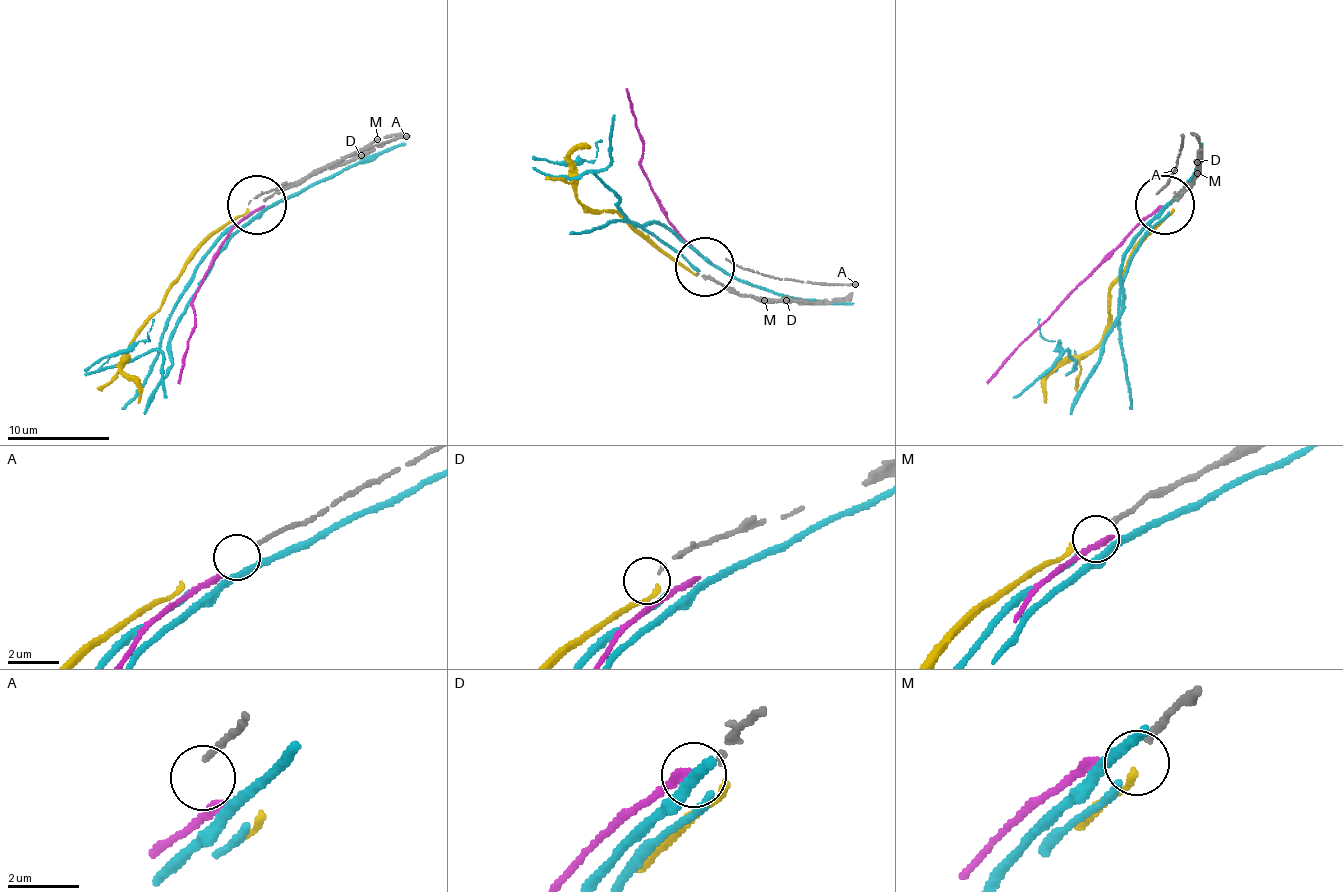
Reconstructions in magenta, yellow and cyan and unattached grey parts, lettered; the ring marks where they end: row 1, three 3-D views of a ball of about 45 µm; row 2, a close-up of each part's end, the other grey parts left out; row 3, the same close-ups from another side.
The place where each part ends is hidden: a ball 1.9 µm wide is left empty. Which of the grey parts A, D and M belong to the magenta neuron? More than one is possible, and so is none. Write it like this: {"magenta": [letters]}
{"magenta": []}

